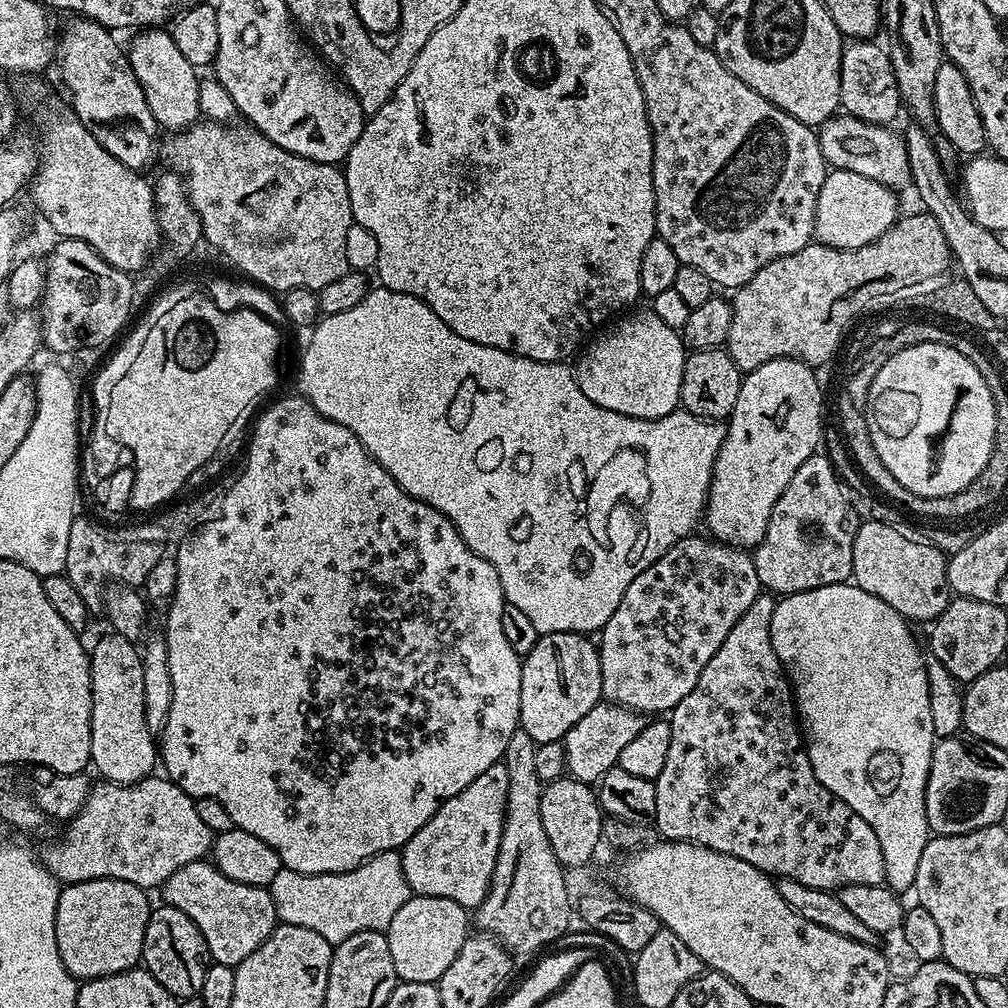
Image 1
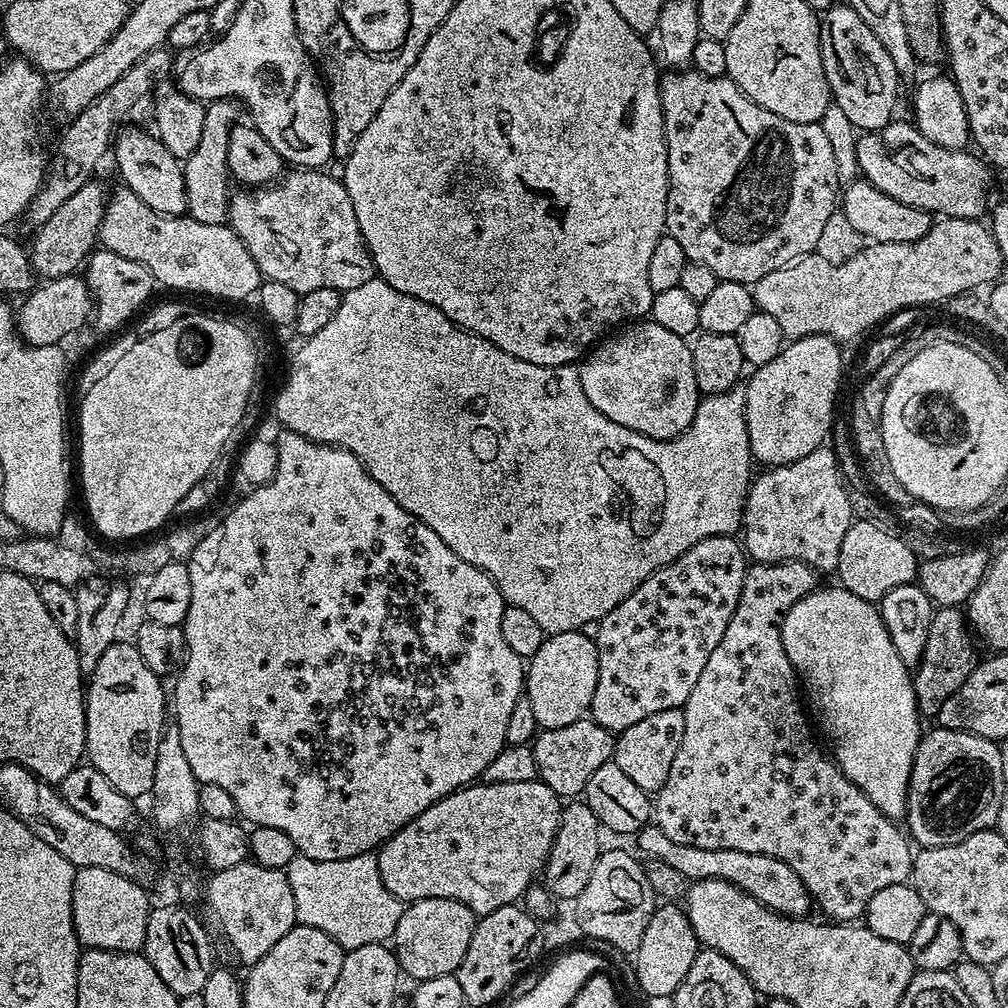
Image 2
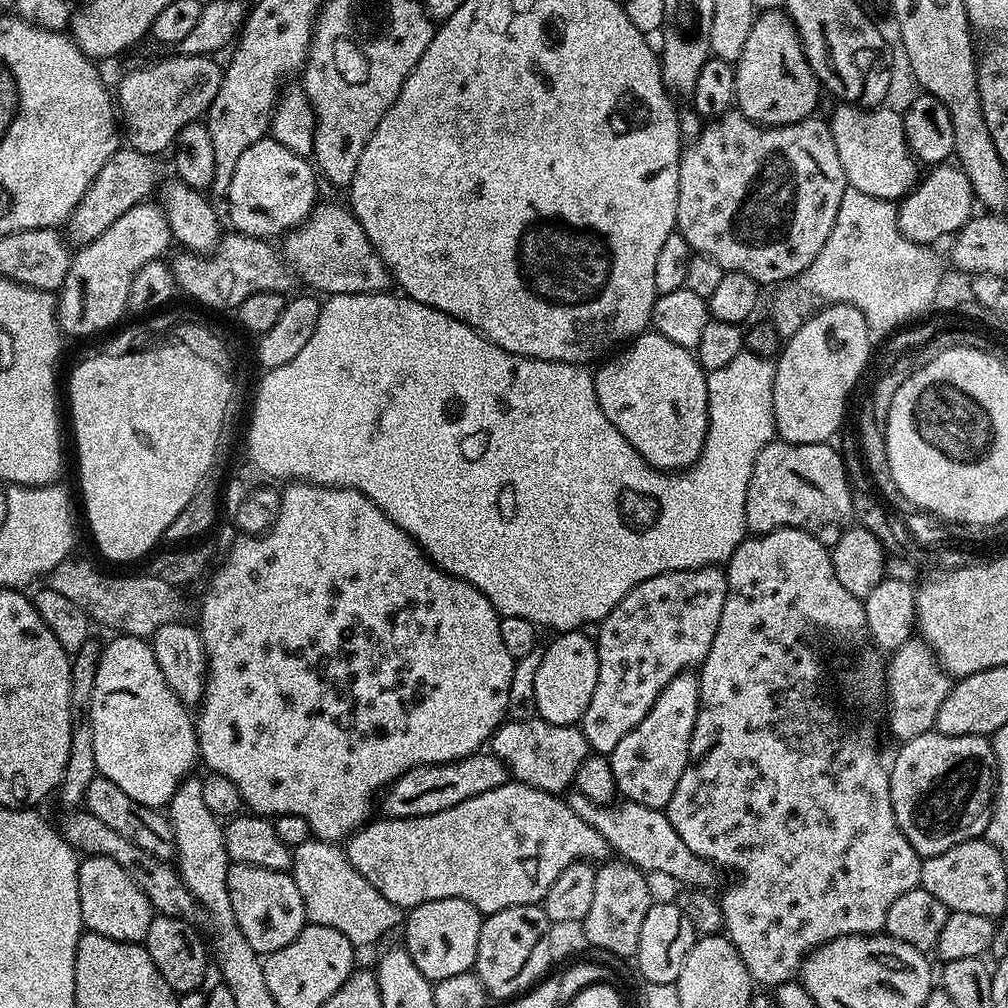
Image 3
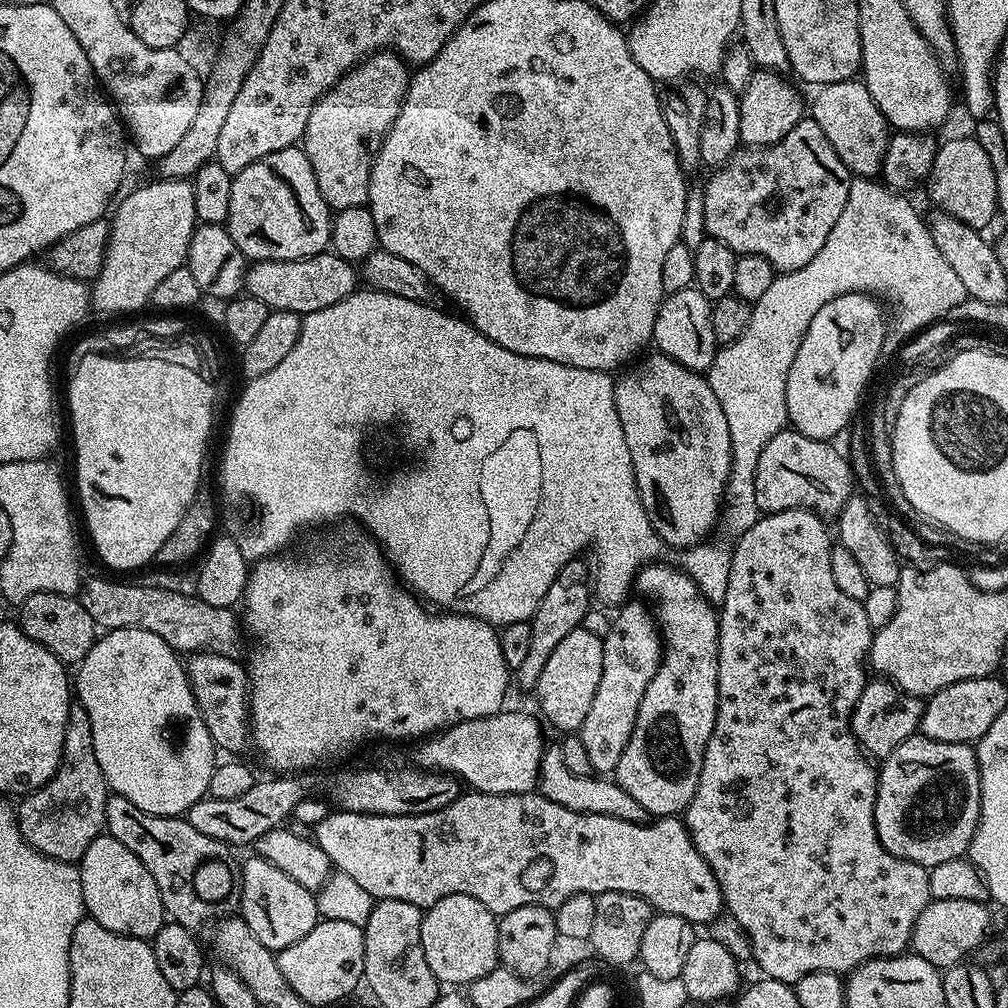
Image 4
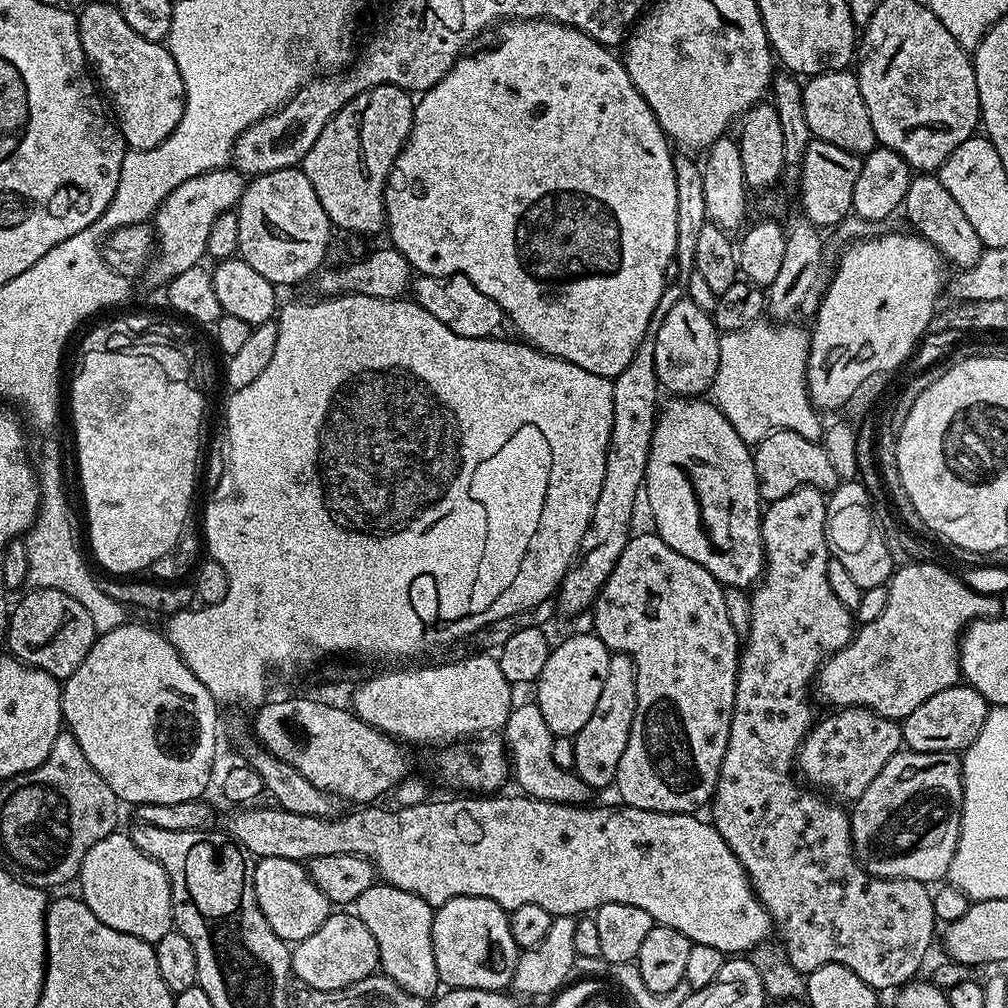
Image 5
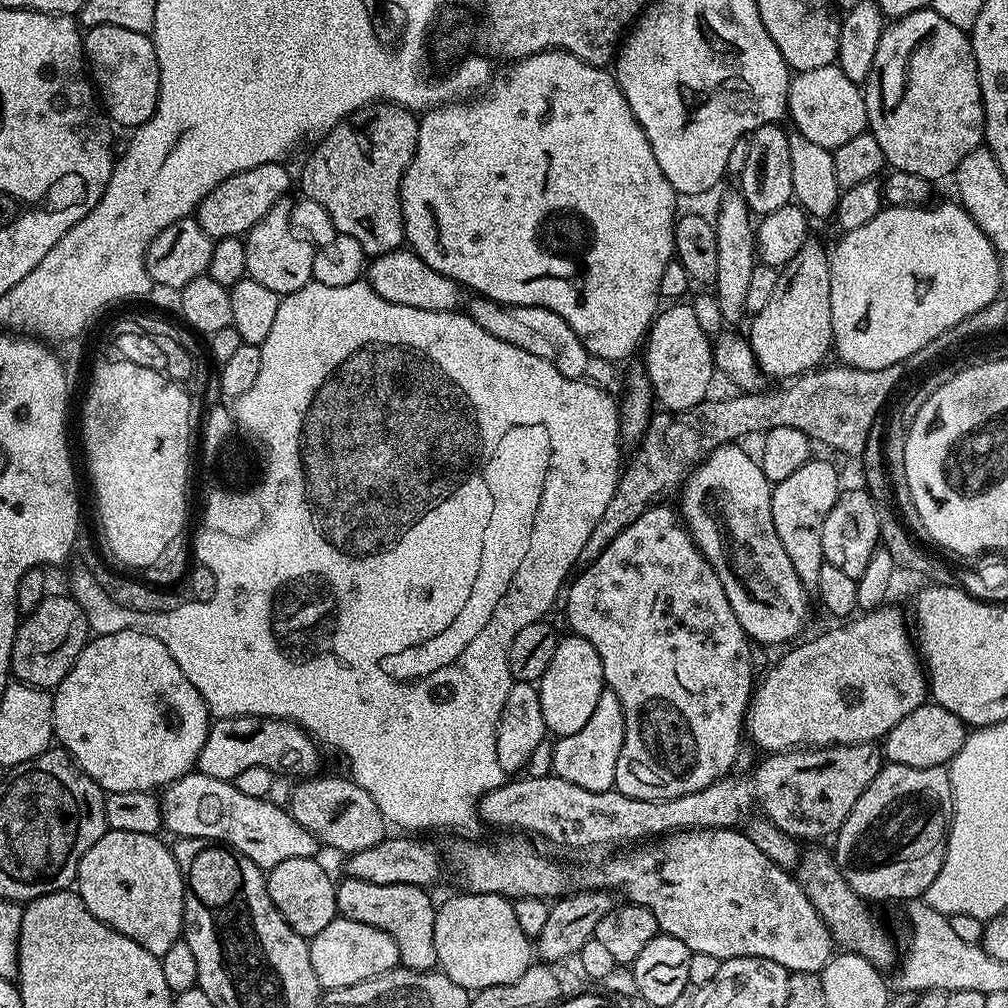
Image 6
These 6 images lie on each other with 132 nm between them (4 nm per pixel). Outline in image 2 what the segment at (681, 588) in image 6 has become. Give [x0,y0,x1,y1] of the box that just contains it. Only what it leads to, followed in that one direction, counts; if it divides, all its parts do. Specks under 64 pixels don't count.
[614,707,683,794]

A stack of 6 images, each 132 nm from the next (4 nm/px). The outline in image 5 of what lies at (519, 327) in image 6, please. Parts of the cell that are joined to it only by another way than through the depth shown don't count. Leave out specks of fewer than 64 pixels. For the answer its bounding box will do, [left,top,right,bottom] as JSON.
[410,275,506,340]

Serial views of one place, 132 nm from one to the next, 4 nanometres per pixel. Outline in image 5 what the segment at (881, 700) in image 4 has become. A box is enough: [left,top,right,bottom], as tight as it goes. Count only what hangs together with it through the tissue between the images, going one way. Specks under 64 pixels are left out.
[798,708,904,802]

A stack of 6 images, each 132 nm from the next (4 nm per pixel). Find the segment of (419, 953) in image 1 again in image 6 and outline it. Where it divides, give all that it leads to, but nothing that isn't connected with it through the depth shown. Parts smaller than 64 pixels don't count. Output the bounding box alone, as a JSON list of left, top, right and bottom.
[434,891,534,994]

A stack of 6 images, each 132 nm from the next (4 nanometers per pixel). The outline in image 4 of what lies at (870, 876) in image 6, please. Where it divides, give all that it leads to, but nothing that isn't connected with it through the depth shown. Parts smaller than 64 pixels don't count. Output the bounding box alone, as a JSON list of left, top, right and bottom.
[874,734,980,869]

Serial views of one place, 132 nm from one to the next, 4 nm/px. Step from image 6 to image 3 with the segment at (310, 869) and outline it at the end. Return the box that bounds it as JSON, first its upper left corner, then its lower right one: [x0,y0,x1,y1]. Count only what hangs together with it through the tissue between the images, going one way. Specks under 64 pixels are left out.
[226,863,308,954]

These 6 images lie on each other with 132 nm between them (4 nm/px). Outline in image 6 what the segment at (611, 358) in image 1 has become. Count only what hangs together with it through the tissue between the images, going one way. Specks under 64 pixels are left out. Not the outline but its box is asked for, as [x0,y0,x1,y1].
[678,443,809,646]

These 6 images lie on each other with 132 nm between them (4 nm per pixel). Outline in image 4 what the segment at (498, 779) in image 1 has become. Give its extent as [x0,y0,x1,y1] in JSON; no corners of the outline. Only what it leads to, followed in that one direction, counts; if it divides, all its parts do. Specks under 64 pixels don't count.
[314,790,724,926]

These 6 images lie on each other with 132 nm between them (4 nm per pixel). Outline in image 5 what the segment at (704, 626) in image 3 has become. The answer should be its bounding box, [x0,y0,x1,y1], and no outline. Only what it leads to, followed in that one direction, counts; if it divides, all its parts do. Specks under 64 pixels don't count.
[574,655,636,790]

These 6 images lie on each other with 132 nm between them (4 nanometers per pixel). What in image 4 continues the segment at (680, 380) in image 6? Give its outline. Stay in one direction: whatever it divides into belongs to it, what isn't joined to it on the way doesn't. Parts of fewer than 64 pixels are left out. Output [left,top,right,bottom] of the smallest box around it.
[652,287,718,374]

